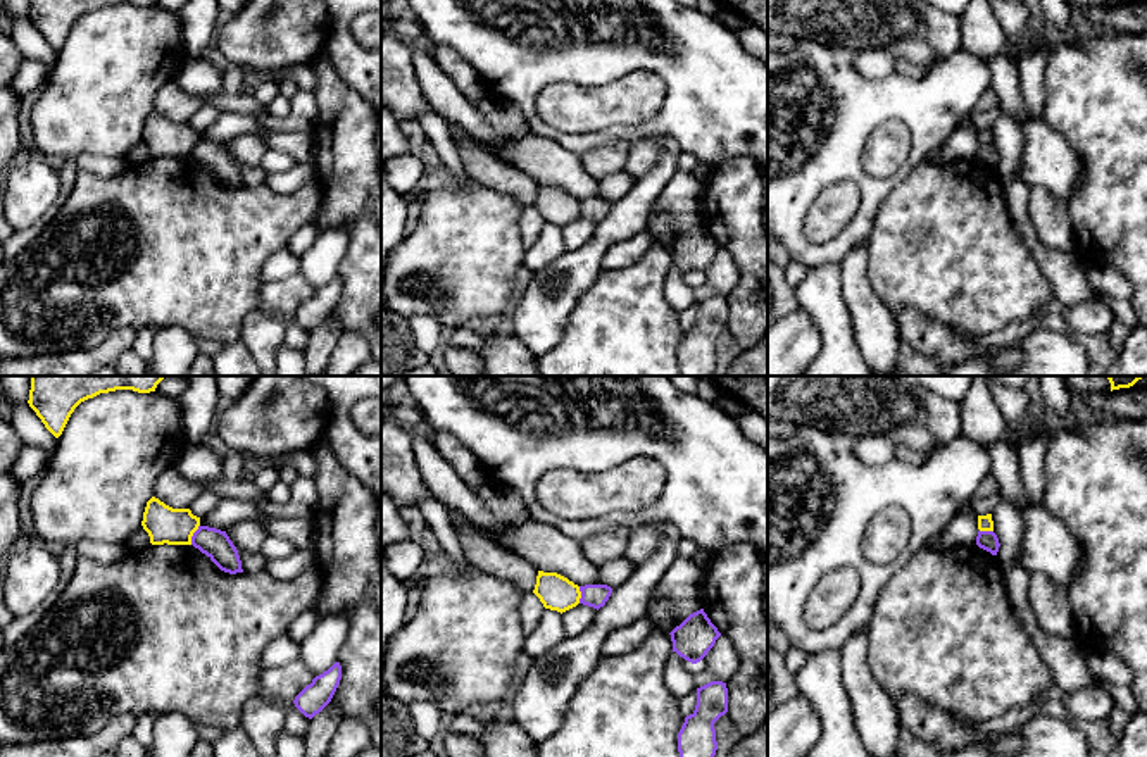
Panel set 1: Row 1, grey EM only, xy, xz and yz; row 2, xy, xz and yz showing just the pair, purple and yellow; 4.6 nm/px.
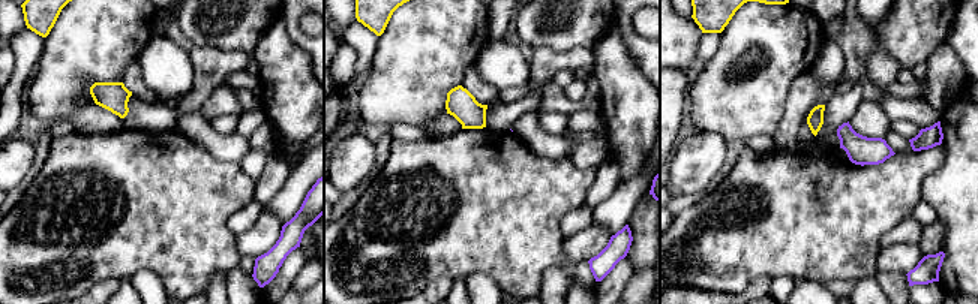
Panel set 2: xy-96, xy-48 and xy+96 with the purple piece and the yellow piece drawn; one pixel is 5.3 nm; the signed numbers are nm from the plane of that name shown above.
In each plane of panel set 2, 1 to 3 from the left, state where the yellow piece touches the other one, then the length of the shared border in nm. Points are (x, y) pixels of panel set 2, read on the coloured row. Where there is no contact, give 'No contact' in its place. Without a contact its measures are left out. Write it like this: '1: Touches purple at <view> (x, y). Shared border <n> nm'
1: No contact
2: No contact
3: No contact

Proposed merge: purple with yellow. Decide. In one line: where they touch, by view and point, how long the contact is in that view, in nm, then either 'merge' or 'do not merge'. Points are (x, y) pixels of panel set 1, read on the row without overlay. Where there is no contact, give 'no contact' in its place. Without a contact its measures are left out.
meets purple in xy at (194, 149); contact 100 nm long; do not merge

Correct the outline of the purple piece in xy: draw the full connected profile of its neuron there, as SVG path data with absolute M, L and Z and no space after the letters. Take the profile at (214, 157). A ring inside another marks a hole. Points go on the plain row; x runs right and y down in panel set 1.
M198 140L191 150L191 159L205 167L221 185L229 188L243 186L238 164L226 145Z

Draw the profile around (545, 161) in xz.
M530 135L502 141L495 153L538 185L557 186L578 200L602 198L600 181L585 169L581 159L550 138Z

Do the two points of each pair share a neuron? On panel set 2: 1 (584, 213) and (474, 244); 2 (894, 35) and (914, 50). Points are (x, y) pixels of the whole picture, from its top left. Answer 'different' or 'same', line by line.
1: different
2: same

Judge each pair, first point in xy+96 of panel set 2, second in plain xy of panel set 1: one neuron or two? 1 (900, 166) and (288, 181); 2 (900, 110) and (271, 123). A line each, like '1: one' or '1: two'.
1: two
2: two

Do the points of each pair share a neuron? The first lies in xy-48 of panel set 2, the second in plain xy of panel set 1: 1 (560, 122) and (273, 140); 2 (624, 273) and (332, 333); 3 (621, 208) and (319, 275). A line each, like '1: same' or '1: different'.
1: different
2: same
3: same

